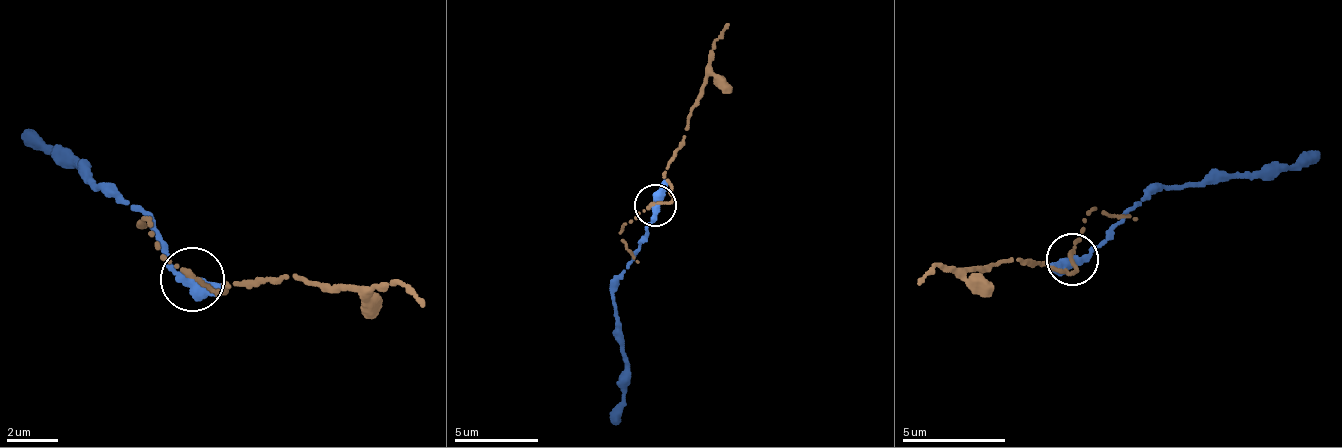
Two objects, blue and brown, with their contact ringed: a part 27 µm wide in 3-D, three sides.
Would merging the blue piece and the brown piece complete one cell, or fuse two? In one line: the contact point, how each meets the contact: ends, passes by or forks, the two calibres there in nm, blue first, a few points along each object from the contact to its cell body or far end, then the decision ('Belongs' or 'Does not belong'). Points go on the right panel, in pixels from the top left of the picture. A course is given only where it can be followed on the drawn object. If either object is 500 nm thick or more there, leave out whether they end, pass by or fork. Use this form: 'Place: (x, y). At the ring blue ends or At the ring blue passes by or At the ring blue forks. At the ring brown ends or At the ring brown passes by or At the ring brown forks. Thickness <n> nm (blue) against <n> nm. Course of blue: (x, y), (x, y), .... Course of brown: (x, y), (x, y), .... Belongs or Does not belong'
Place: (1072, 259). At the ring blue passes by. At the ring brown passes by. Thickness 400 nm (blue) against 180 nm. Course of blue: (1071, 260), (1090, 259), (1094, 247), (1152, 191), (1305, 165), (1314, 153). Course of brown: (1071, 260), (1073, 272), (1020, 258), (939, 267), (920, 286). Belongs

